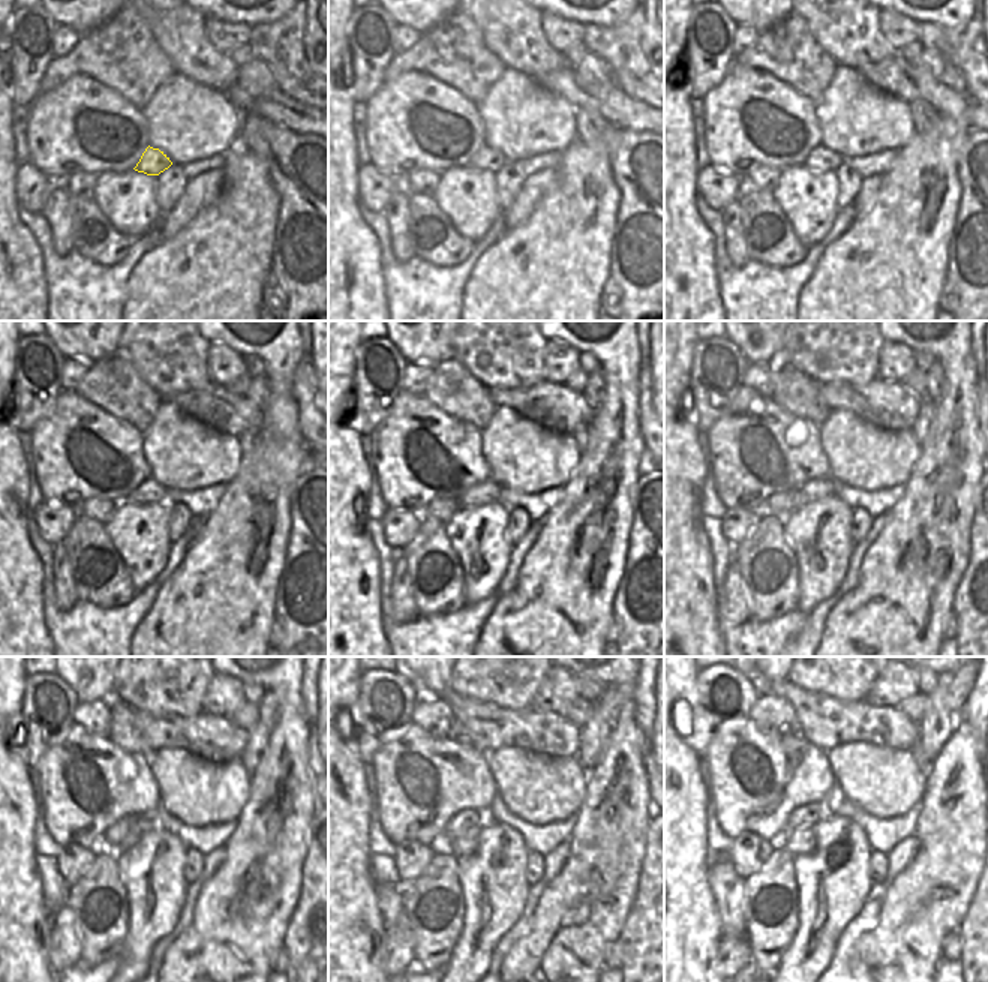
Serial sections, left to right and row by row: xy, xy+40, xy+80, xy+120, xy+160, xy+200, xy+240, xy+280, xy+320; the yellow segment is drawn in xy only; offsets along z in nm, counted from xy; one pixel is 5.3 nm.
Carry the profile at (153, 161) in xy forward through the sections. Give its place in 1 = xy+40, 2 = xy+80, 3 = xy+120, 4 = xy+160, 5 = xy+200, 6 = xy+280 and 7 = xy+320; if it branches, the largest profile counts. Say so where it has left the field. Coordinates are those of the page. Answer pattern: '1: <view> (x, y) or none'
1: xy+40 (486, 159)
2: xy+80 (820, 159)
3: xy+120 (150, 492)
4: xy+160 (486, 492)
5: xy+200 (820, 488)
6: xy+280 (465, 844)
7: xy+320 (799, 843)

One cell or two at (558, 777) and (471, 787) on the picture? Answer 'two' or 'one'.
two

